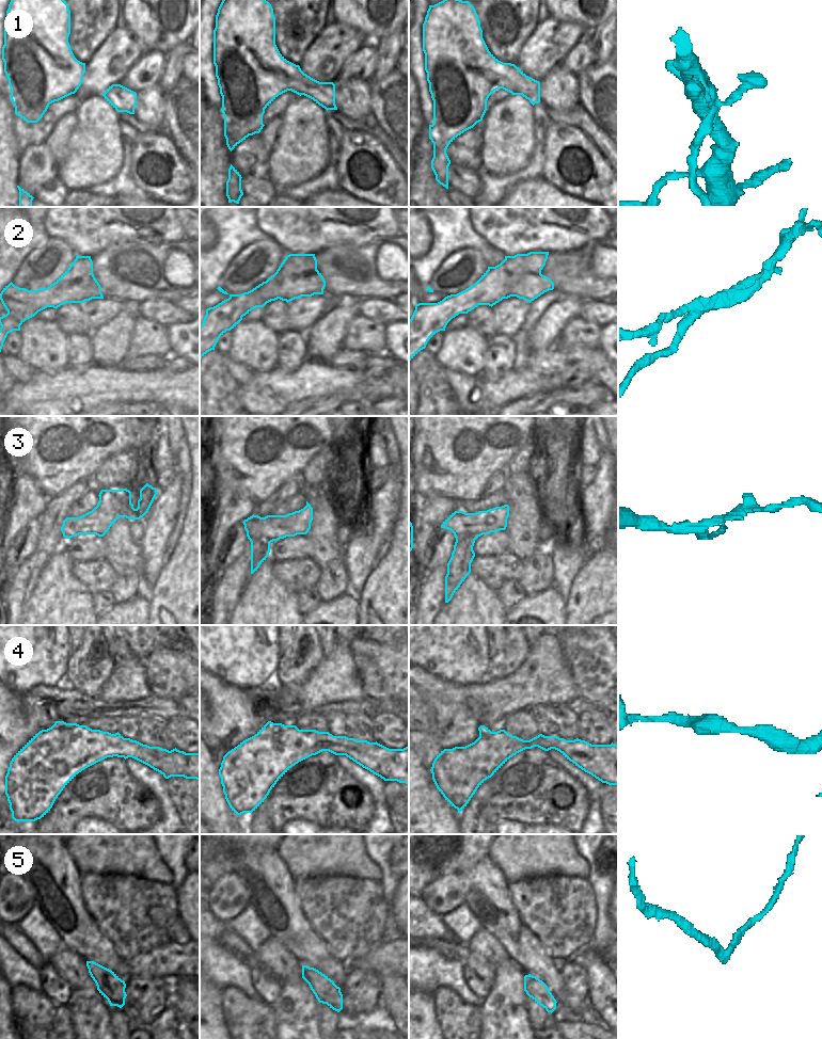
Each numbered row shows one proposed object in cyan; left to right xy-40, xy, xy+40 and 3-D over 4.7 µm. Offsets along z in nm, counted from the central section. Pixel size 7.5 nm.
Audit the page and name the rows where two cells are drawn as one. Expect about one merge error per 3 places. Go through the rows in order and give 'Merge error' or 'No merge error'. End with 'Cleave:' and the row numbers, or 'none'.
1: No merge error
2: Merge error
3: Merge error
4: No merge error
5: Merge error
Cleave: 2, 3, 5.

